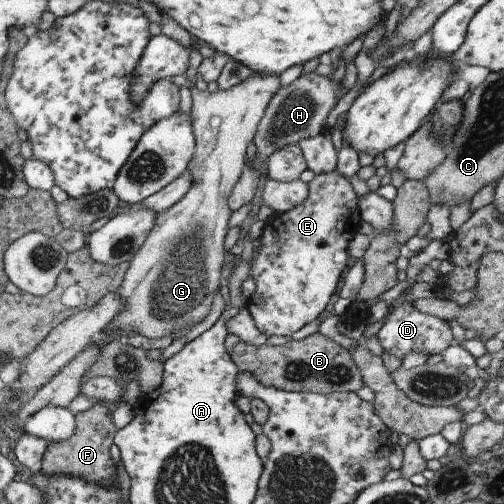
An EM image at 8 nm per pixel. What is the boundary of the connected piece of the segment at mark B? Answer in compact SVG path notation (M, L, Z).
M320 332L309 335L305 339L292 340L276 346L268 343L256 346L241 340L234 346L231 353L241 372L254 372L254 376L262 384L288 392L332 394L337 390L357 392L366 386L349 351Z

